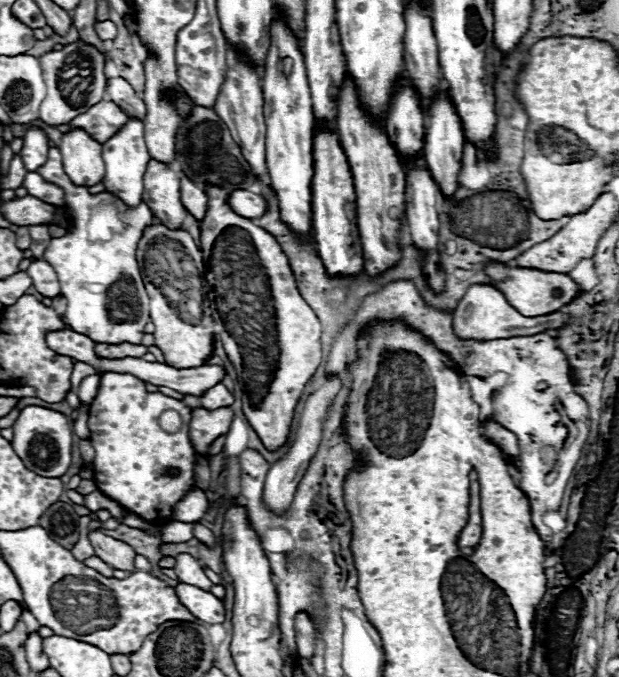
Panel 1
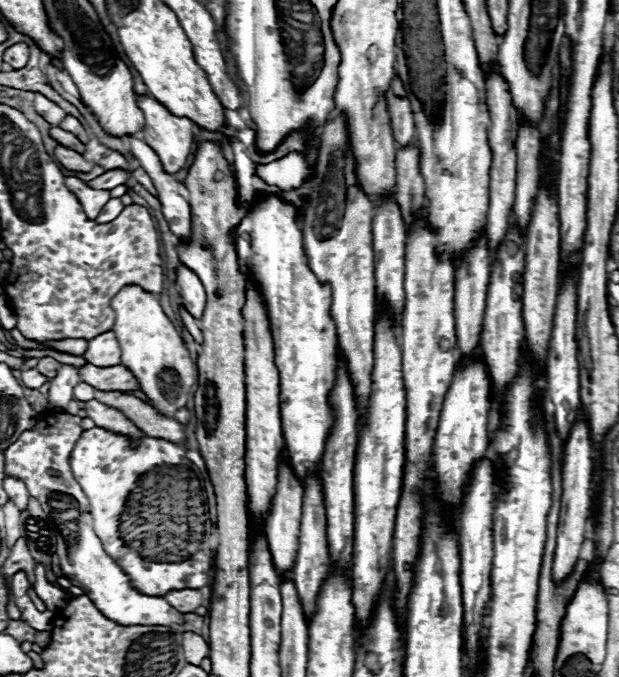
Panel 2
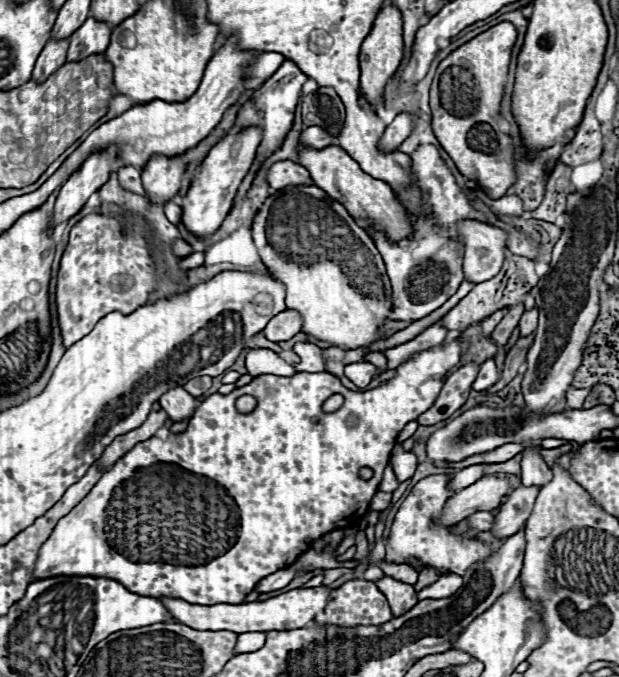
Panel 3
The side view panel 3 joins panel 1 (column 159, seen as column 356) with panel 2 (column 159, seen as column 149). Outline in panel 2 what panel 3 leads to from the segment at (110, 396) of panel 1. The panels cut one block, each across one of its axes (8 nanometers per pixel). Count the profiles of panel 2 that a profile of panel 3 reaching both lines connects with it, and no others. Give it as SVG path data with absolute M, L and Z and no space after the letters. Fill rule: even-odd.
M104 428L84 430L70 454L70 468L76 482L90 500L92 528L102 540L108 556L118 560L120 568L130 576L138 592L148 596L164 596L170 590L201 589L208 586L210 542L204 542L206 524L206 492L202 488L200 470L186 458L186 450L178 444L144 436L138 448L130 446L124 436ZM200 552L200 566L188 566L194 554Z

